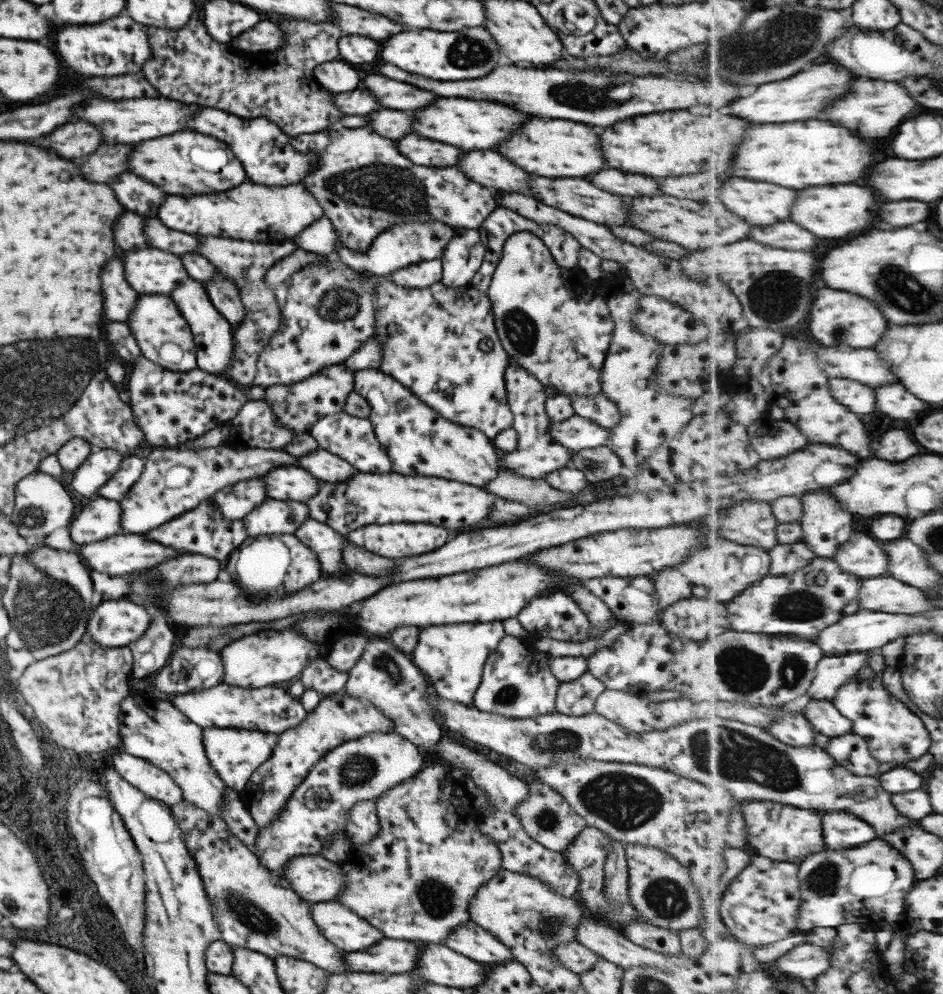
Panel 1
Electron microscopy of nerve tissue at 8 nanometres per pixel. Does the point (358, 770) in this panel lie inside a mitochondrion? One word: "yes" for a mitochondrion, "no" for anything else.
yes

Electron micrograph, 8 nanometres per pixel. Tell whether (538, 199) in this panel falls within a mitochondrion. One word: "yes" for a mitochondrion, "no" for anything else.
no

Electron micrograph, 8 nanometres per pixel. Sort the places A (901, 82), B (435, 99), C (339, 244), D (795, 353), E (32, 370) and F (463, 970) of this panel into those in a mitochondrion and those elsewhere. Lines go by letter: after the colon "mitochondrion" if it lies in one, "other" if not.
A: other
B: other
C: other
D: other
E: mitochondrion
F: other

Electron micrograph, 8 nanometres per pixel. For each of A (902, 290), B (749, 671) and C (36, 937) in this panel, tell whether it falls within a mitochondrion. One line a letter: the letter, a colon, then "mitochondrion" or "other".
A: mitochondrion
B: mitochondrion
C: other

